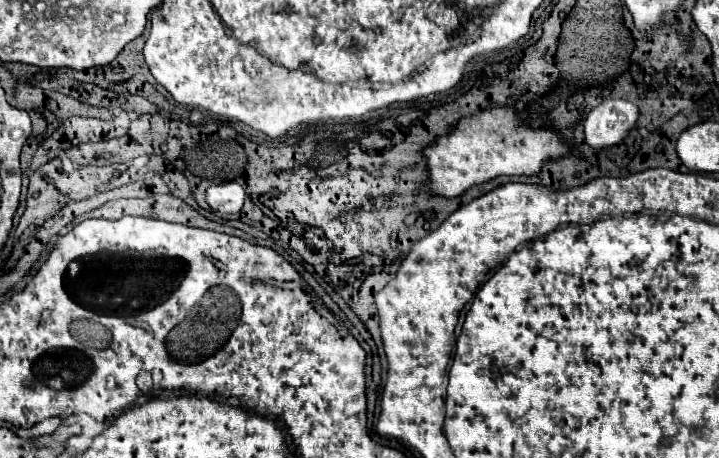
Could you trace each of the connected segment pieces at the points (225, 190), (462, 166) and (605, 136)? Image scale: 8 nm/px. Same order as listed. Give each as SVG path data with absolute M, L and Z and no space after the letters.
M236 181L210 185L206 189L206 203L210 205L212 211L218 213L226 213L226 215L238 213L244 205L244 199L246 199L246 191Z
M512 103L504 107L490 107L488 111L462 119L446 137L424 149L430 169L430 191L444 197L458 197L476 183L490 181L498 175L532 175L538 173L546 159L566 155L568 149L560 137L546 129L530 129L518 121Z
M610 99L594 107L584 121L586 143L592 149L608 149L622 143L636 125L640 111L626 99Z

